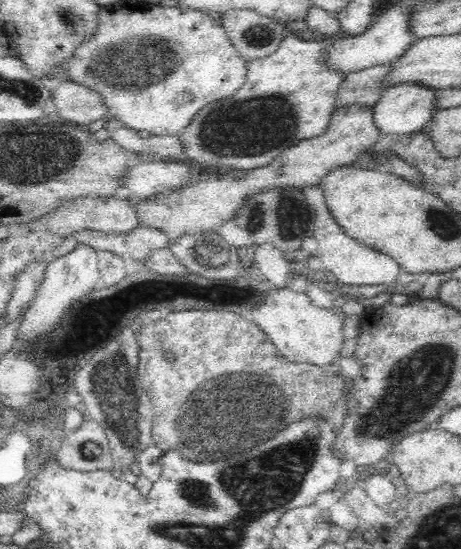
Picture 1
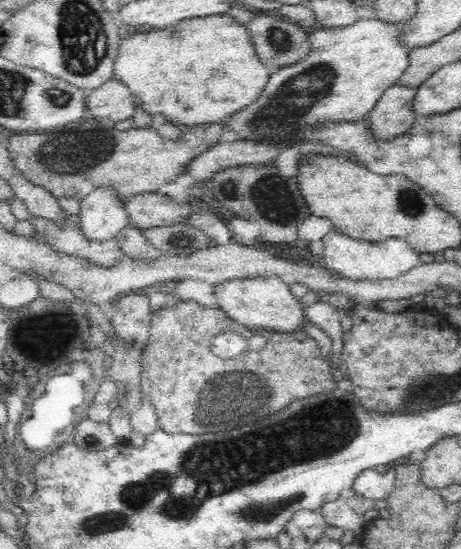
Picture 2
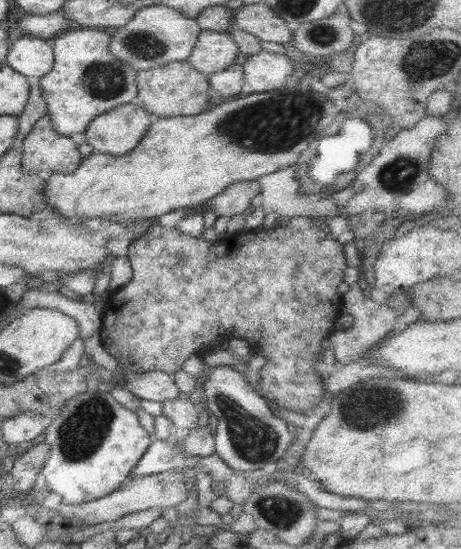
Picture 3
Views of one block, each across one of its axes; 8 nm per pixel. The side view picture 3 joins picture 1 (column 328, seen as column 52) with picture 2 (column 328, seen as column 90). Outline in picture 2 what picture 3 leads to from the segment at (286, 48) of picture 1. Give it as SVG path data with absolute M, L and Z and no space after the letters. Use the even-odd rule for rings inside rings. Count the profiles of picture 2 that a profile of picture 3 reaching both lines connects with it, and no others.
M364 13L354 24L344 27L329 27L309 36L311 43L310 55L301 62L270 74L270 82L264 88L262 96L246 109L236 112L225 120L226 131L237 132L240 139L262 140L272 139L280 145L286 145L290 156L294 155L296 142L291 138L298 130L308 125L338 121L357 121L364 119L384 94L400 76L410 67L410 51L403 44L403 28L401 25L389 24L384 20Z

